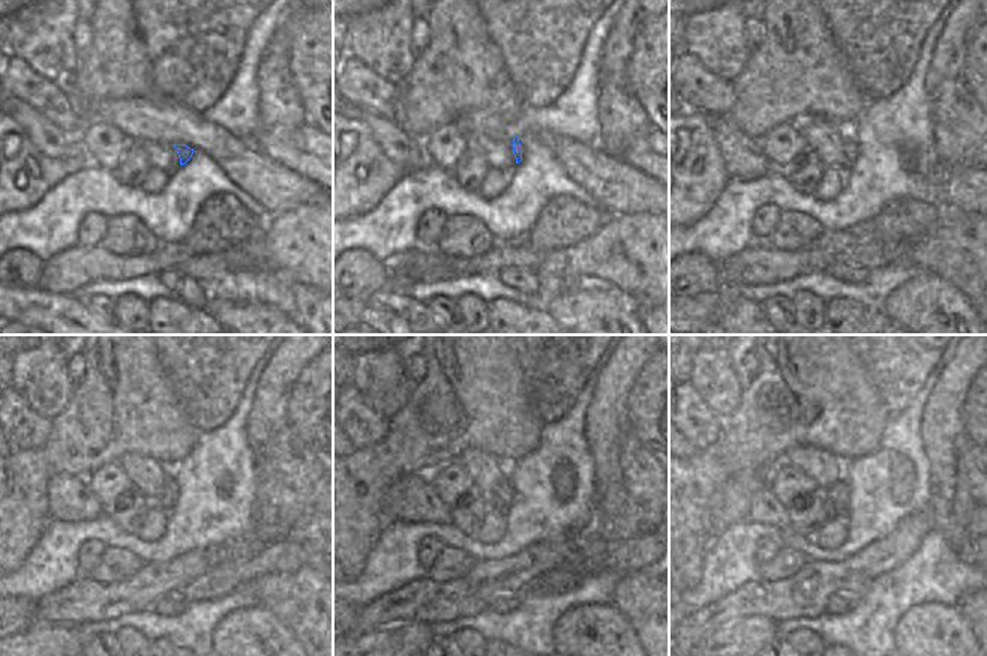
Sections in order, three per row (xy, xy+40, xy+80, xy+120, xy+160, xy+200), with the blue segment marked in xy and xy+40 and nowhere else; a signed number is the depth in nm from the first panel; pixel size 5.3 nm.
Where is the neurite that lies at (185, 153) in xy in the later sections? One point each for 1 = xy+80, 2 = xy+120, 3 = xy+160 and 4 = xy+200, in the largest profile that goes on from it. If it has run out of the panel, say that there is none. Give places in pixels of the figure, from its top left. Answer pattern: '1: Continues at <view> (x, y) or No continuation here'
1: Continues at xy+80 (848, 162)
2: Continues at xy+120 (167, 500)
3: Continues at xy+160 (500, 499)
4: Continues at xy+200 (834, 499)

